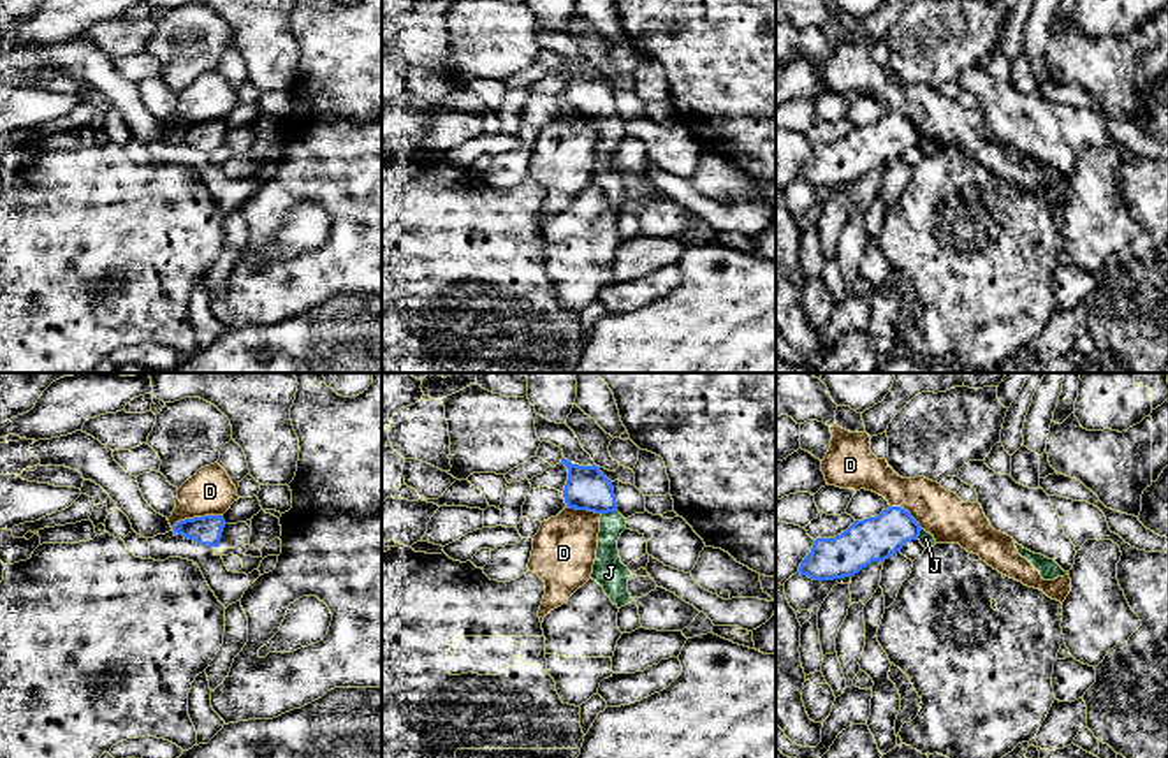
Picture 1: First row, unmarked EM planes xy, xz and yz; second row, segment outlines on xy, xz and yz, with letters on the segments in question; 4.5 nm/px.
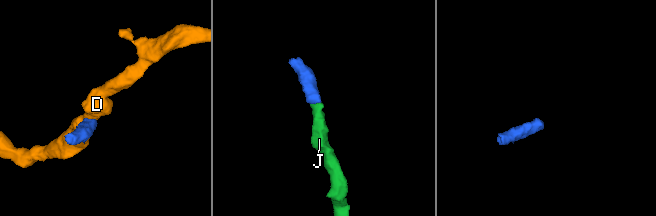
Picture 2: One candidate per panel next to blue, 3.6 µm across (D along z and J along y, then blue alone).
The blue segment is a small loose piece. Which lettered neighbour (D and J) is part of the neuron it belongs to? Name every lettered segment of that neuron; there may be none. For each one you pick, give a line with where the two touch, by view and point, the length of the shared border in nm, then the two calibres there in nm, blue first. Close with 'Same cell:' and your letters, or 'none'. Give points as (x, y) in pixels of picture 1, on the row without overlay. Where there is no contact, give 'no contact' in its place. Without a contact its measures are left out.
J: xz (609, 116) | 80 nm | 190/130 nm
Same cell: J

